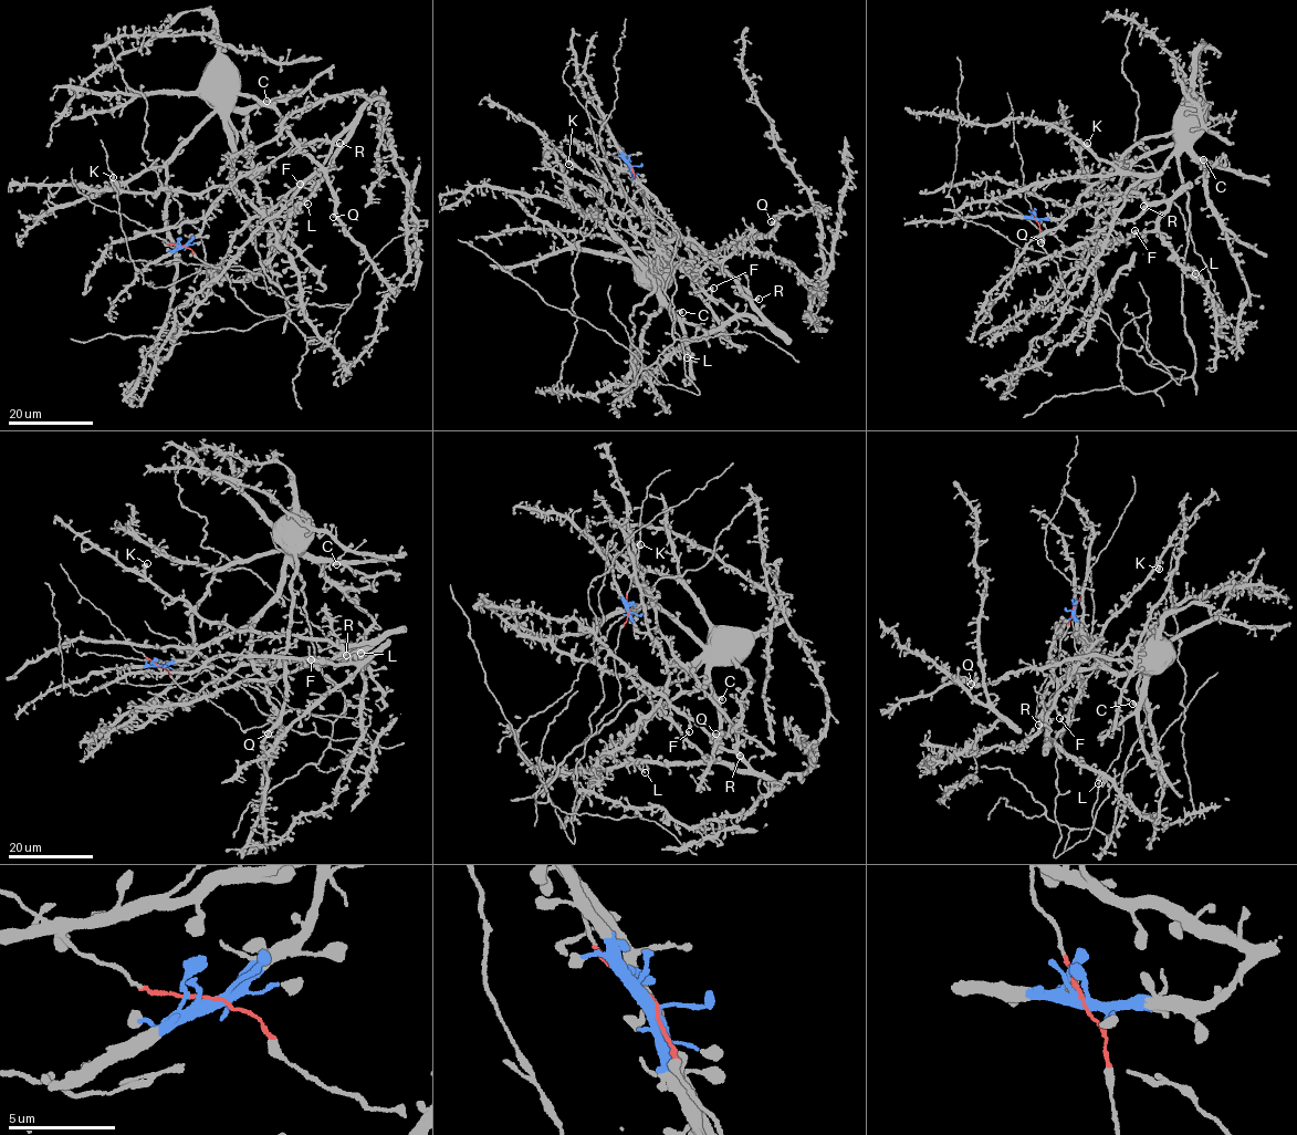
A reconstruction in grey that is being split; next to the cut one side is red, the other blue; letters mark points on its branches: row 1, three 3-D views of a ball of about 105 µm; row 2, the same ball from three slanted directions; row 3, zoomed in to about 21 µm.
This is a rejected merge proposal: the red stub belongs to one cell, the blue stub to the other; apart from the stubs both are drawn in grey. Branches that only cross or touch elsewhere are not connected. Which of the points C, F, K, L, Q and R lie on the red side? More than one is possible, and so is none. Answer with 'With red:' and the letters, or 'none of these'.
With red: F, K, L, R

